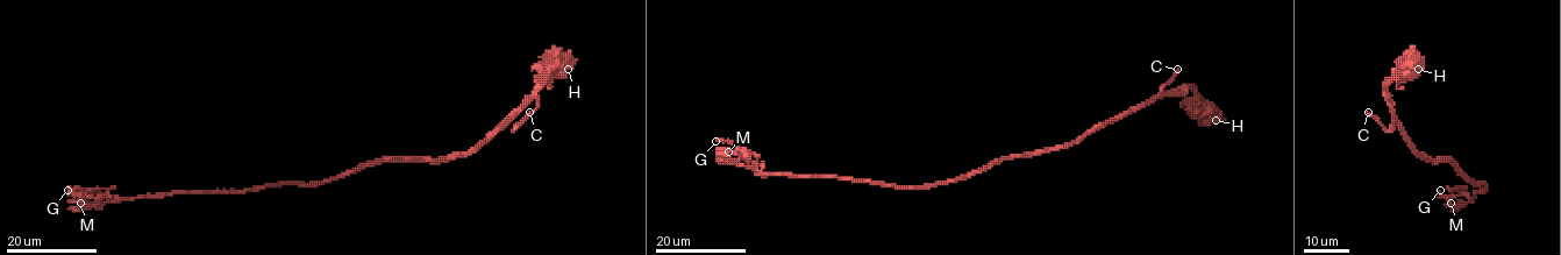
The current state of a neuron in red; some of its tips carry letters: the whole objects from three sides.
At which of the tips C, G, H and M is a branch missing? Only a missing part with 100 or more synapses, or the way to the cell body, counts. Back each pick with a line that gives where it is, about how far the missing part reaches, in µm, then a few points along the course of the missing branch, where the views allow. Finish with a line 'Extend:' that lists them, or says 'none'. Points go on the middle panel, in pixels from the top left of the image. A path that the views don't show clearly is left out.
C: Place: (1177, 69). Missing length about 25 µm. Course of what is missing: (1177, 69), (1199, 42), (1216, 36), (1231, 36), (1241, 52)
Extend: C

